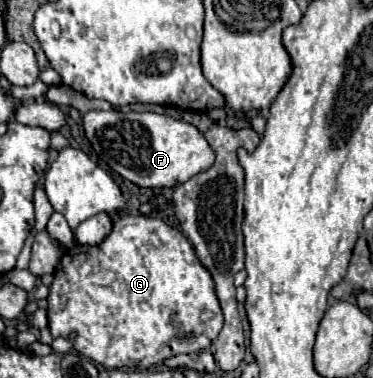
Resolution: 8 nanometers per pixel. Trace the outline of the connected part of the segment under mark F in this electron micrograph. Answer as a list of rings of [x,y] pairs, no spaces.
[[[86,112],[82,118],[84,134],[92,150],[110,170],[144,188],[172,188],[208,170],[214,164],[214,152],[206,138],[188,122],[154,112]]]

